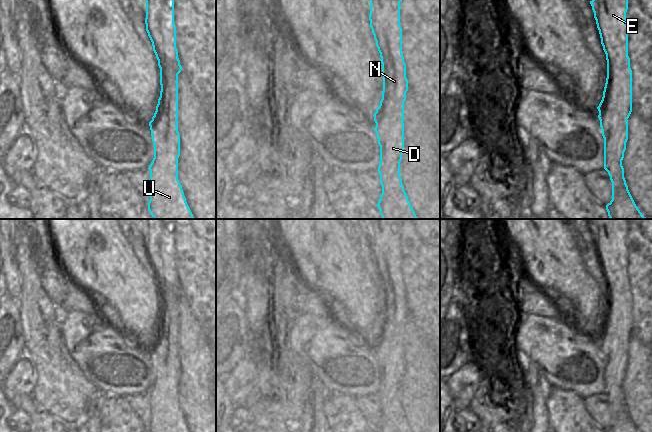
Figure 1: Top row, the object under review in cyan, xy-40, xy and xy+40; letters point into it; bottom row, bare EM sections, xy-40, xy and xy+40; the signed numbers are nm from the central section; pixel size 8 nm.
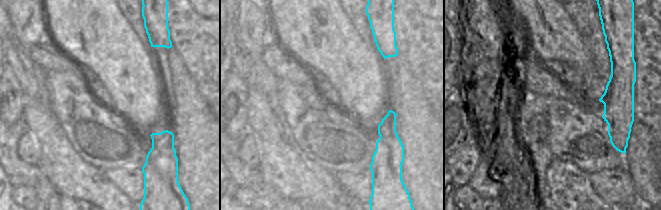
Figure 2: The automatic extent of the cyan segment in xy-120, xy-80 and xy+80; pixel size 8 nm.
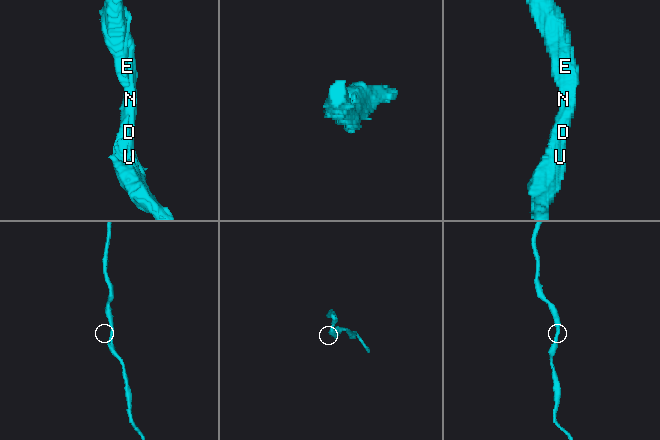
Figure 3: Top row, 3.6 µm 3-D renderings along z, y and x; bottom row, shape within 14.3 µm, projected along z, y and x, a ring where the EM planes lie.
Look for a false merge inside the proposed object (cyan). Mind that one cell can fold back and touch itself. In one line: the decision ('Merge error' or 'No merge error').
No merge error

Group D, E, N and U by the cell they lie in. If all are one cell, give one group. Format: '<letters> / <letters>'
D E N U

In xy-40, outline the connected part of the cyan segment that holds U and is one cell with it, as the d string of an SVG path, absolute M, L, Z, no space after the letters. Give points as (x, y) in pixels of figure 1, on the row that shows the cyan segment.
M146 0L146 31L160 68L160 97L156 111L149 122L154 158L149 166L152 194L148 210L154 219L195 219L178 180L178 158L180 156L180 134L178 132L178 74L182 70L176 48L176 26L174 24L174 0Z

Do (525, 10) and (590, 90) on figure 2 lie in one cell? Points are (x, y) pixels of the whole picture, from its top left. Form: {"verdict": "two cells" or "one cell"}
{"verdict": "one cell"}

